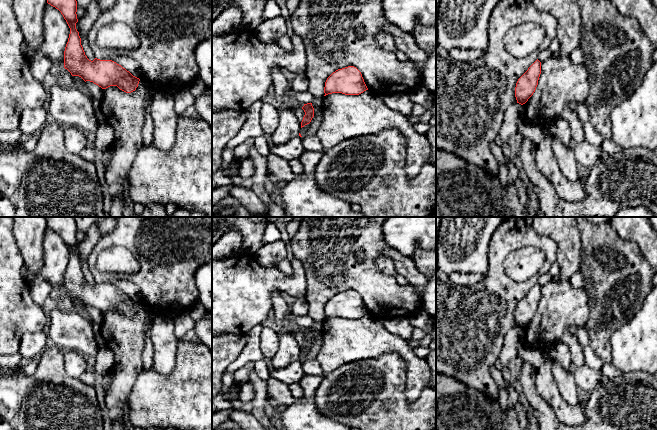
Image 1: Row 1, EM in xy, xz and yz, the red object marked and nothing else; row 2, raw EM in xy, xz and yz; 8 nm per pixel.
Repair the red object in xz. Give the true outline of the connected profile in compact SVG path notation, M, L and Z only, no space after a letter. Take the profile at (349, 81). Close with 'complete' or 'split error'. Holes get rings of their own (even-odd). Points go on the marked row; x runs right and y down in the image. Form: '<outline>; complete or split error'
M348 66L333 72L326 80L324 93L342 93L359 95L368 90L361 72L354 66Z; complete

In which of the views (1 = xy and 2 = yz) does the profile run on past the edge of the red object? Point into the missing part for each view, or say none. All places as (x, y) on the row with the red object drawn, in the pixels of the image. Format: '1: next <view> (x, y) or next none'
1: next none
2: next none

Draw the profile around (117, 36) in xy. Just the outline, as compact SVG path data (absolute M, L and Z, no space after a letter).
M109 23L103 26L99 33L99 42L117 53L135 50L140 45L138 33L123 23Z

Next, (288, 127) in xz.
M282 106L278 112L279 123L271 136L274 145L281 145L290 141L292 138L299 136L301 131L301 122L298 121L292 109Z

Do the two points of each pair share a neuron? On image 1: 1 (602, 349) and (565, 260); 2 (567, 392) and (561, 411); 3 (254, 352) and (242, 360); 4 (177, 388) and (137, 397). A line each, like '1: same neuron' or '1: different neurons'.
1: different neurons
2: different neurons
3: same neuron
4: same neuron

